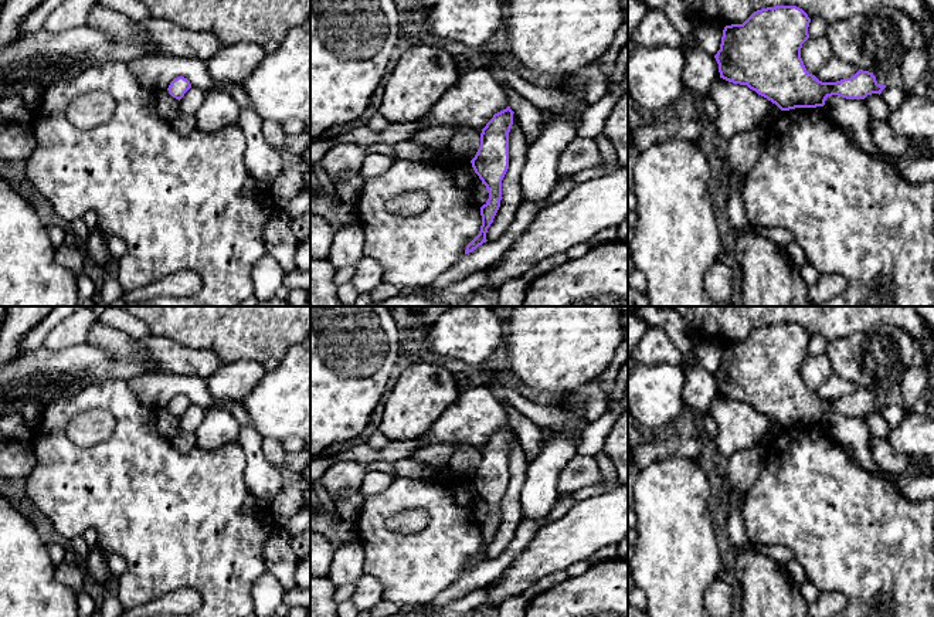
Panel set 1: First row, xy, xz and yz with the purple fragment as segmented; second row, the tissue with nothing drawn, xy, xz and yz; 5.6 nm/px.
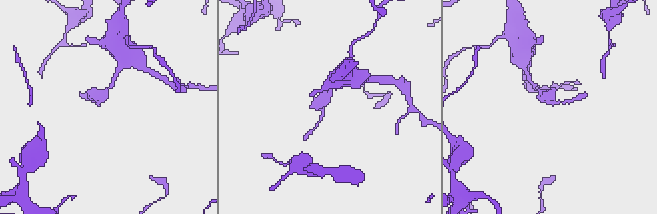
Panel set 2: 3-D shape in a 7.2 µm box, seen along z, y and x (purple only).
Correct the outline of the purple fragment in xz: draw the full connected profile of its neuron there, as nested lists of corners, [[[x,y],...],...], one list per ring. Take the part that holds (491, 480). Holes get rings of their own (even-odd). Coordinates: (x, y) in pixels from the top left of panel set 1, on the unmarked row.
[[[510,424],[493,433],[480,451],[480,464],[471,478],[475,491],[486,504],[489,516],[480,525],[479,552],[466,563],[465,572],[486,560],[486,550],[500,525],[502,498],[509,487],[509,450],[513,443]]]

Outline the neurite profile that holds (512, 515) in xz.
[[[513,431],[513,443],[509,450],[509,487],[502,498],[500,525],[486,550],[488,559],[496,559],[506,550],[523,519],[520,492],[526,481],[527,465],[517,434]]]

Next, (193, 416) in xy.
[[[191,404],[180,417],[179,430],[183,433],[196,433],[201,421],[204,420],[206,408]]]

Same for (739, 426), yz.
[[[717,396],[710,407],[717,424],[717,435],[711,440],[724,457],[734,452],[760,445],[770,438],[775,421],[758,413],[747,403],[733,401]]]

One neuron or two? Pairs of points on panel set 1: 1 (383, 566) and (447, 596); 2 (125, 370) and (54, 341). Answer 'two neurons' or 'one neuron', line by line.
1: two neurons
2: two neurons

